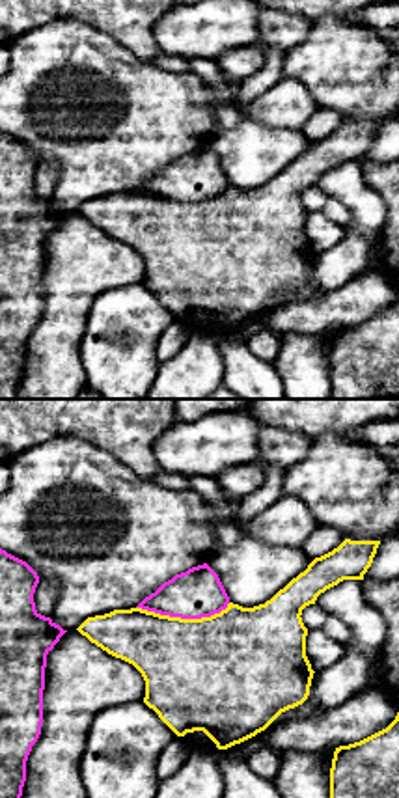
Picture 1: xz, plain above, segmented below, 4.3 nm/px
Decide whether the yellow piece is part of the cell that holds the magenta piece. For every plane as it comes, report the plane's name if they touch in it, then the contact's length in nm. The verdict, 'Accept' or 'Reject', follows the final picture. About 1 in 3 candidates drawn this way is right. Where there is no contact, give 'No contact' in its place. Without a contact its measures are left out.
Touches magenta in xz. Shared border 400 nm

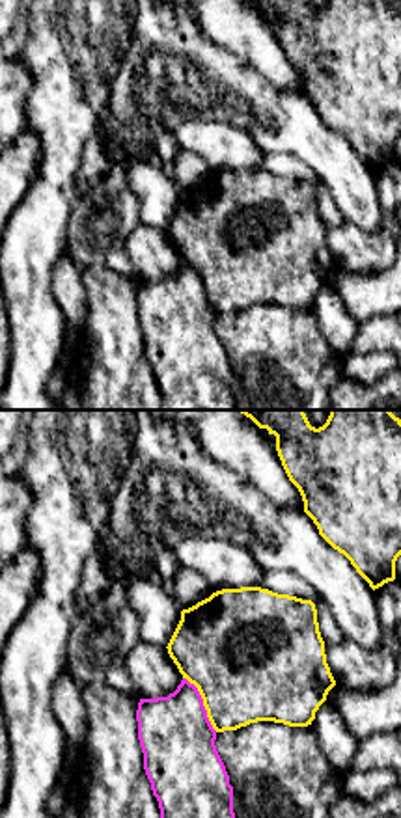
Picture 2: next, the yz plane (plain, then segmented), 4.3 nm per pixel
Touches magenta in yz. Shared border 280 nm

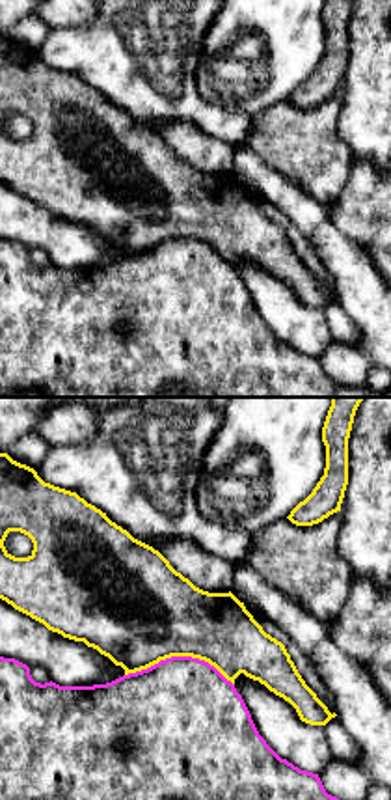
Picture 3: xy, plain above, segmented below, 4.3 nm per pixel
Touches magenta in xy. Shared border 480 nm

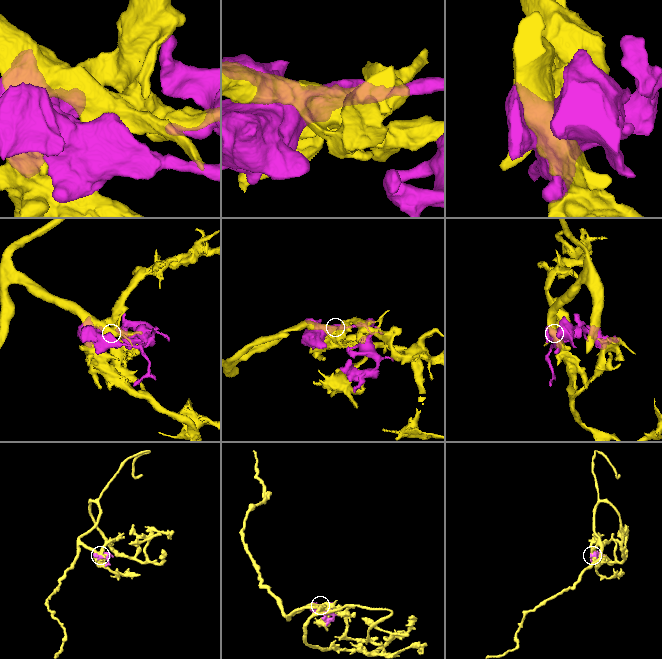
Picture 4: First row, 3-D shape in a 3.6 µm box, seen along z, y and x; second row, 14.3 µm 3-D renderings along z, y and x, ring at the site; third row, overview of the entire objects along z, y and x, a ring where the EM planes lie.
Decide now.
Reject

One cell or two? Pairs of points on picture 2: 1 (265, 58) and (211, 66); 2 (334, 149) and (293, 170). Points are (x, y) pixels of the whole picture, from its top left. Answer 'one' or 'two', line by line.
1: two
2: two

